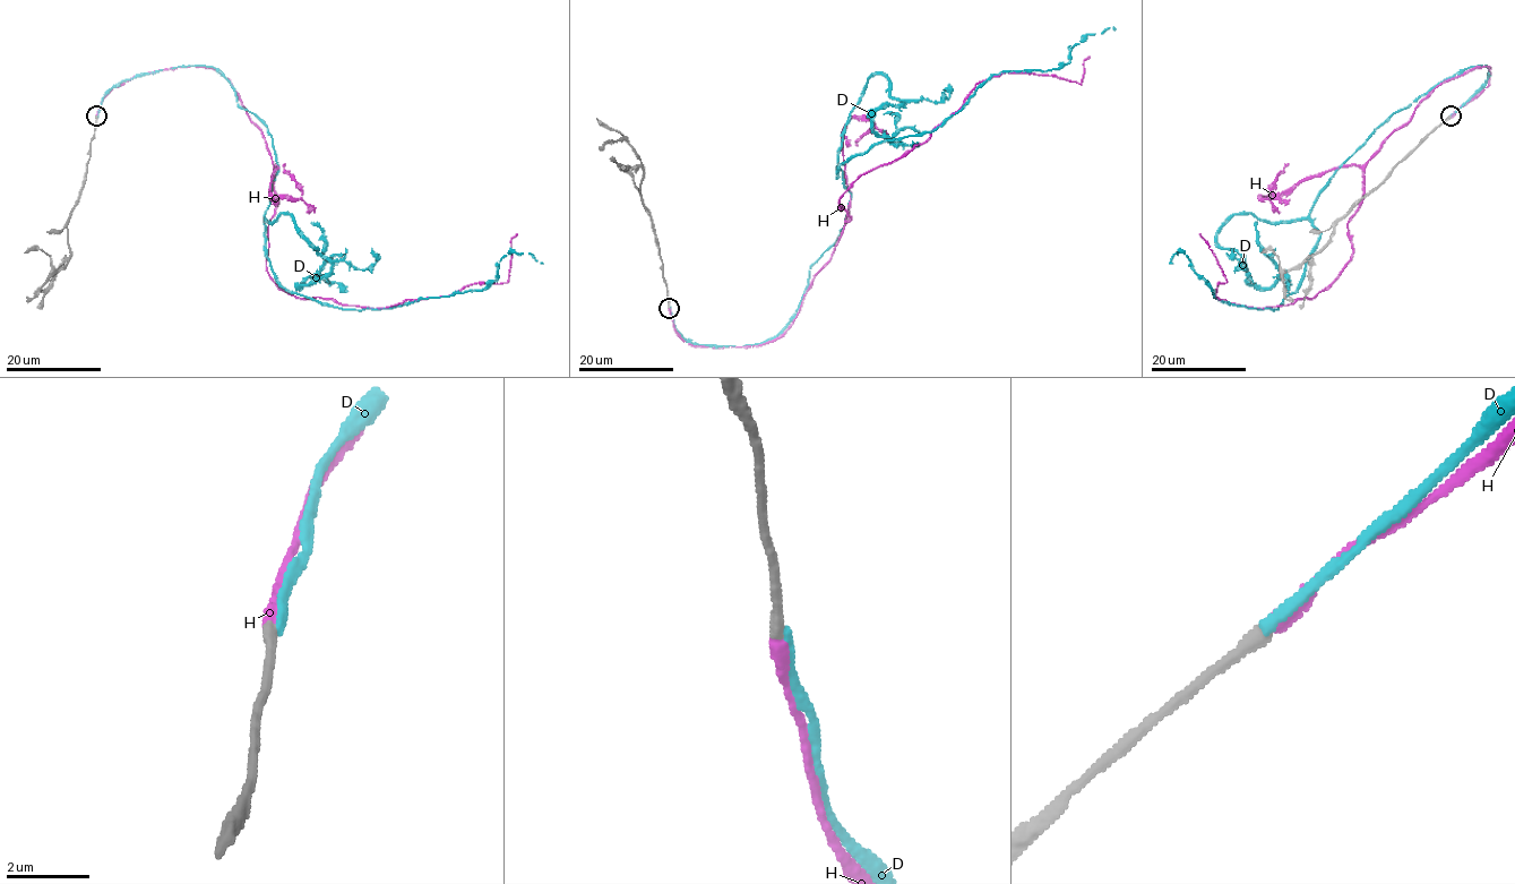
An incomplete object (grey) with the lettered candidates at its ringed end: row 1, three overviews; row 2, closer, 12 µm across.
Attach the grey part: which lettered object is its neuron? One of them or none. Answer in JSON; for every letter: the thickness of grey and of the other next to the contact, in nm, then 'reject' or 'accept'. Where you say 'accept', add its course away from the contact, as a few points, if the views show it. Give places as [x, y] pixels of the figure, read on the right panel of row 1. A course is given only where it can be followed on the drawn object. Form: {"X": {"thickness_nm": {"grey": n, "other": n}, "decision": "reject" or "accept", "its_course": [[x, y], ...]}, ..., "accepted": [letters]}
{"D": {"thickness_nm": {"grey": 320, "other": 220}, "decision": "reject"}, "H": {"thickness_nm": {"grey": 320, "other": 360}, "decision": "accept", "its_course": [[1449, 117], [1488, 67], [1439, 84], [1368, 161], [1350, 260], [1314, 298], [1214, 297], [1227, 281], [1199, 233]]}, "accepted": ["H"]}

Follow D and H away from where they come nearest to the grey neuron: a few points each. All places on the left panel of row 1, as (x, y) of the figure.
D: (97, 117), (134, 77), (222, 71), (278, 171), (265, 256), (321, 302), (543, 264)
H: (96, 117), (131, 79), (215, 68), (273, 161), (268, 275), (298, 298), (373, 309), (502, 283), (517, 233)

